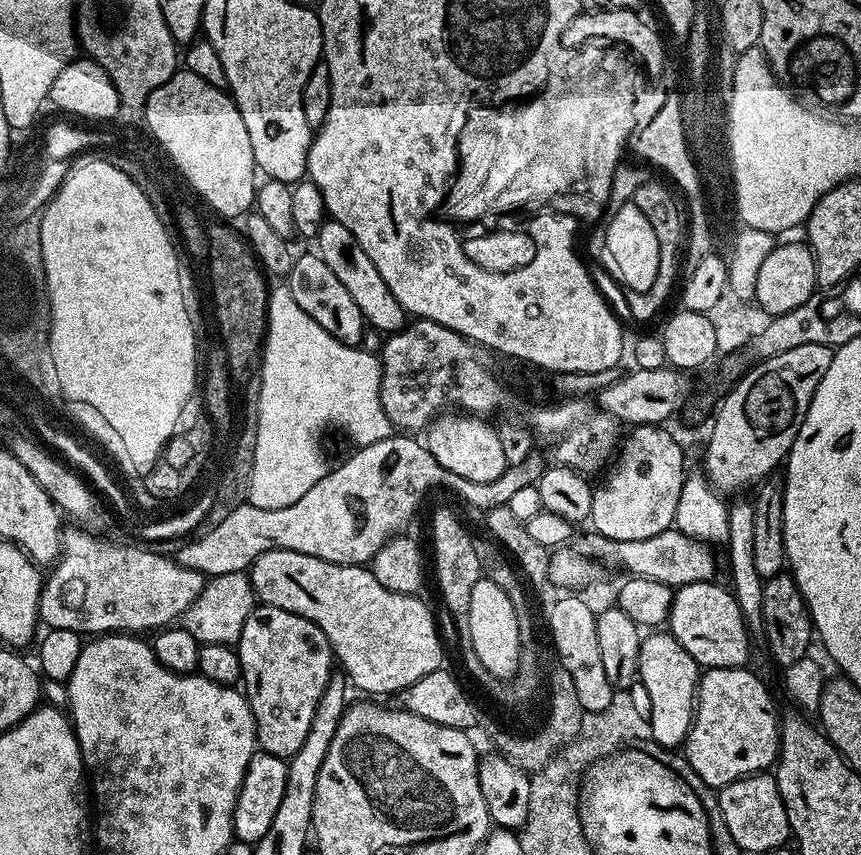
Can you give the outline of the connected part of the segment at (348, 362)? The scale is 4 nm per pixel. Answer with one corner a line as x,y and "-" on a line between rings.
287,286
271,289
268,297
268,330
264,341
264,355
258,373
261,380
261,397
258,398
257,408
257,446
254,449
253,477
250,478
247,503
263,508
281,508
282,506
290,506
290,502
298,502
298,498
302,498
302,494
306,494
306,490
310,490
310,486
314,486
314,482
321,480
330,471
330,464
324,461
324,448
320,445
324,440
324,431
327,428
344,428
345,434
353,440
353,445
356,446
382,442
386,437
393,435
393,426
386,418
380,401
379,359
373,353
371,356
370,353
363,352
364,350
360,346
355,348
346,346
342,342
338,342
338,338
334,338
326,330
322,330
322,326
318,326
318,322
314,322
314,318
310,318
310,314
306,314
306,310
302,310
302,306
298,306
298,302
294,302
292,292

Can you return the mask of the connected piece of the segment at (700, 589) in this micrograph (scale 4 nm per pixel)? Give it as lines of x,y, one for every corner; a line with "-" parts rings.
716,583
687,584
675,589
666,628
701,669
742,668
749,663
748,632
744,629
745,613
733,593

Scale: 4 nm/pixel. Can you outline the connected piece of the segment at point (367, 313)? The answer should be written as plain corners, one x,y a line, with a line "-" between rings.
331,218
325,219
324,225
320,227
320,232
314,237
314,244
316,244
315,251
322,258
322,262
326,262
326,266
330,266
330,270
334,270
338,282
342,282
342,286
346,286
350,298
354,298
358,310
371,327
373,324
378,331
384,332
383,334
398,332
405,327
404,308
398,302
398,298
394,298
394,294
390,294
390,286
386,286
386,282
382,282
382,274
378,274
378,266
374,266
374,262
370,262
370,254
366,254
366,250
362,250
362,246
358,246
358,238
354,238
354,234
350,234
350,230
346,230
346,226
342,226
342,222

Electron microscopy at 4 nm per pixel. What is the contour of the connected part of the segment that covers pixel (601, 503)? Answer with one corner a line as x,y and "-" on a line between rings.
641,424
639,427
633,427
629,432
632,433
629,436
627,433
610,471
603,477
604,485
595,489
590,523
593,524
592,528
604,535
606,539
633,544
638,538
654,538
654,534
669,531
669,524
675,518
676,498
682,493
686,475
686,465
684,466
686,455
672,441
670,432
663,427

